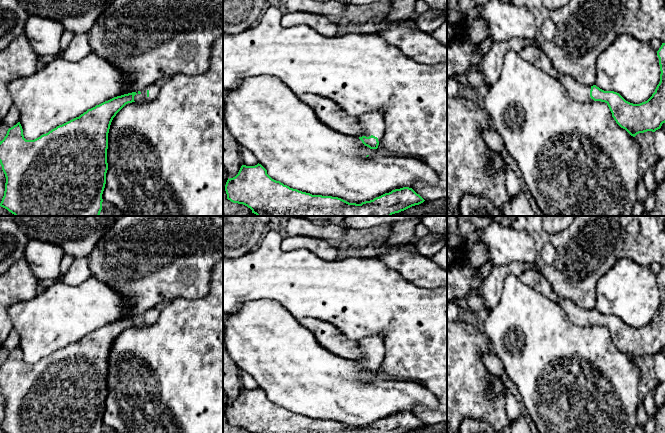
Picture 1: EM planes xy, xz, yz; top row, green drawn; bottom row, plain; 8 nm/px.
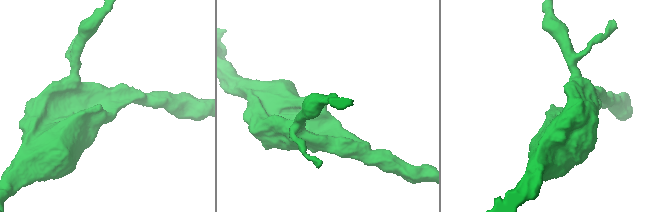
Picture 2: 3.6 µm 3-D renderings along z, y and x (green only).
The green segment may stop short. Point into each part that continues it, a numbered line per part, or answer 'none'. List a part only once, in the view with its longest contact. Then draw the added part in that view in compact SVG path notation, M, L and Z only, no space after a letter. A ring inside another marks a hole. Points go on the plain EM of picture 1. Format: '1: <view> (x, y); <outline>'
1: xy (154, 314); M151 308L141 313L140 316L140 318L138 315L136 316L137 318L134 320L134 325L145 327L154 324L158 320L160 312L157 310L157 308Z

